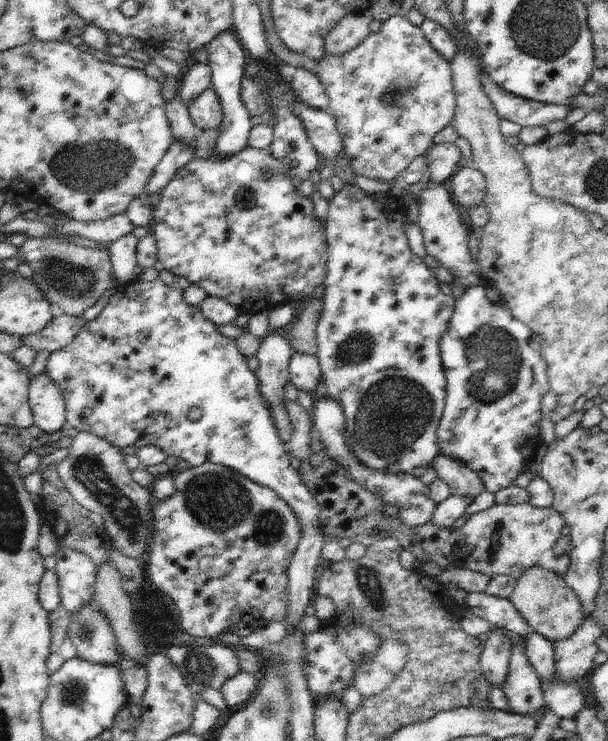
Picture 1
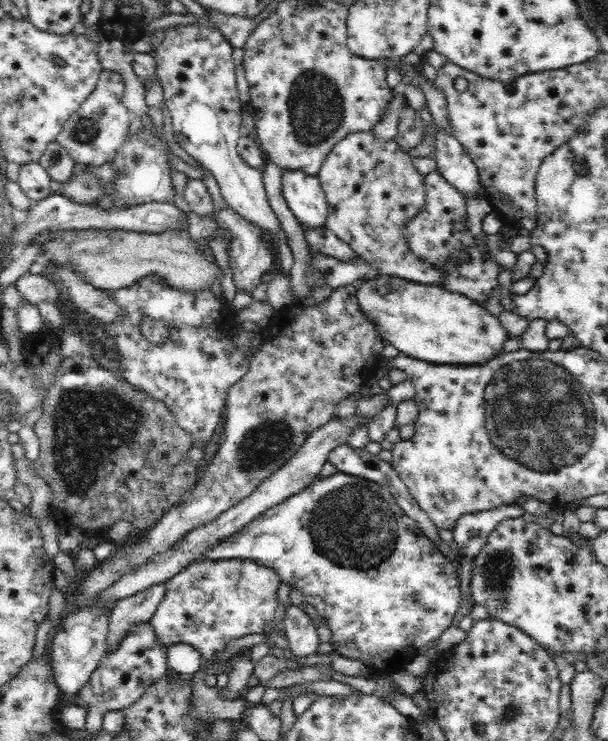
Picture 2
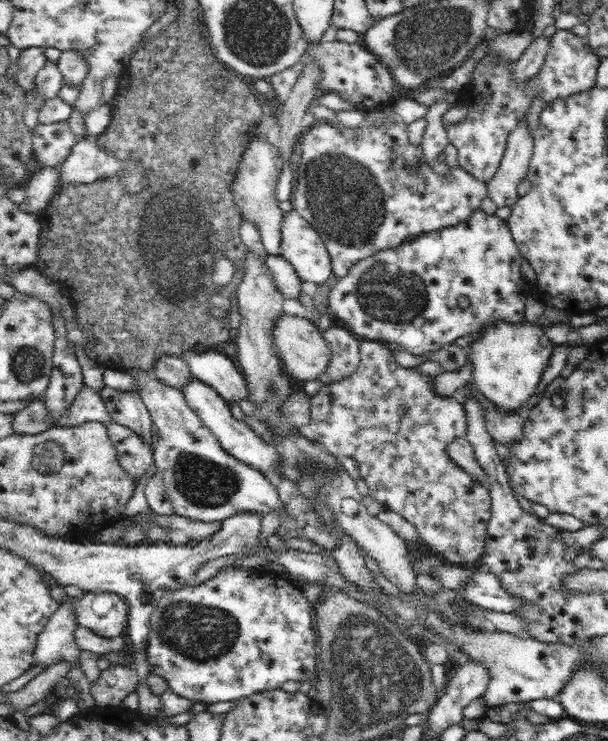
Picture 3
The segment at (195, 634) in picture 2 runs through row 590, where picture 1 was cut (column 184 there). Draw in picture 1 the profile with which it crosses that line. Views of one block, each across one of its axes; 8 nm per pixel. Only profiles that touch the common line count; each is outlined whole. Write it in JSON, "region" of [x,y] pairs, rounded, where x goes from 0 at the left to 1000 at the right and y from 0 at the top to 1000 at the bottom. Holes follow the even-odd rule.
{"region":[[[403,197],[396,205],[390,205],[380,213],[331,213],[331,216],[314,216],[311,221],[304,221],[275,248],[271,254],[262,259],[262,275],[252,278],[252,300],[248,300],[248,318],[258,324],[258,348],[268,356],[271,364],[278,364],[288,375],[304,375],[311,383],[327,386],[340,402],[363,402],[373,410],[380,410],[393,424],[406,424],[416,426],[423,421],[433,418],[446,418],[452,413],[462,410],[502,410],[512,399],[525,397],[528,383],[538,372],[538,316],[535,316],[535,302],[525,300],[525,294],[518,294],[515,289],[515,270],[492,262],[488,259],[488,248],[482,246],[482,240],[475,238],[475,227],[472,221],[459,219],[459,213],[446,211],[446,202],[426,202],[416,197]]]}

